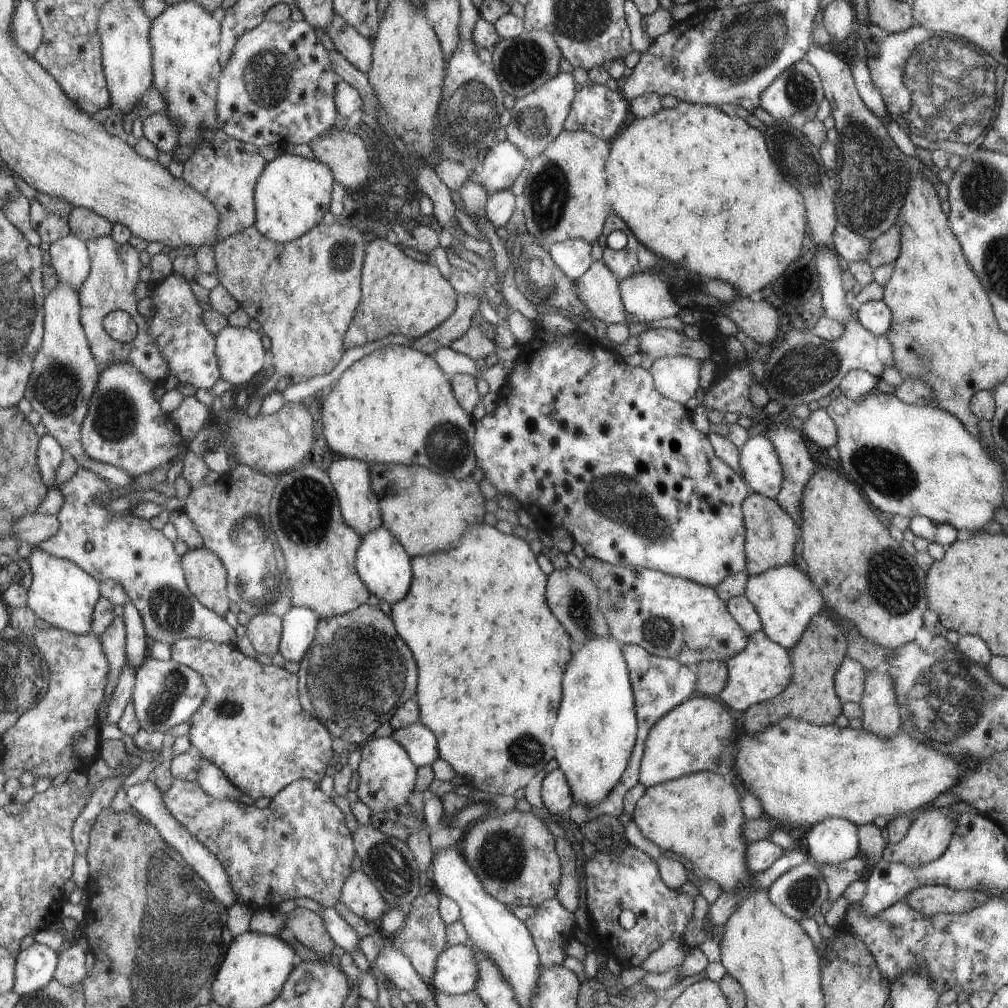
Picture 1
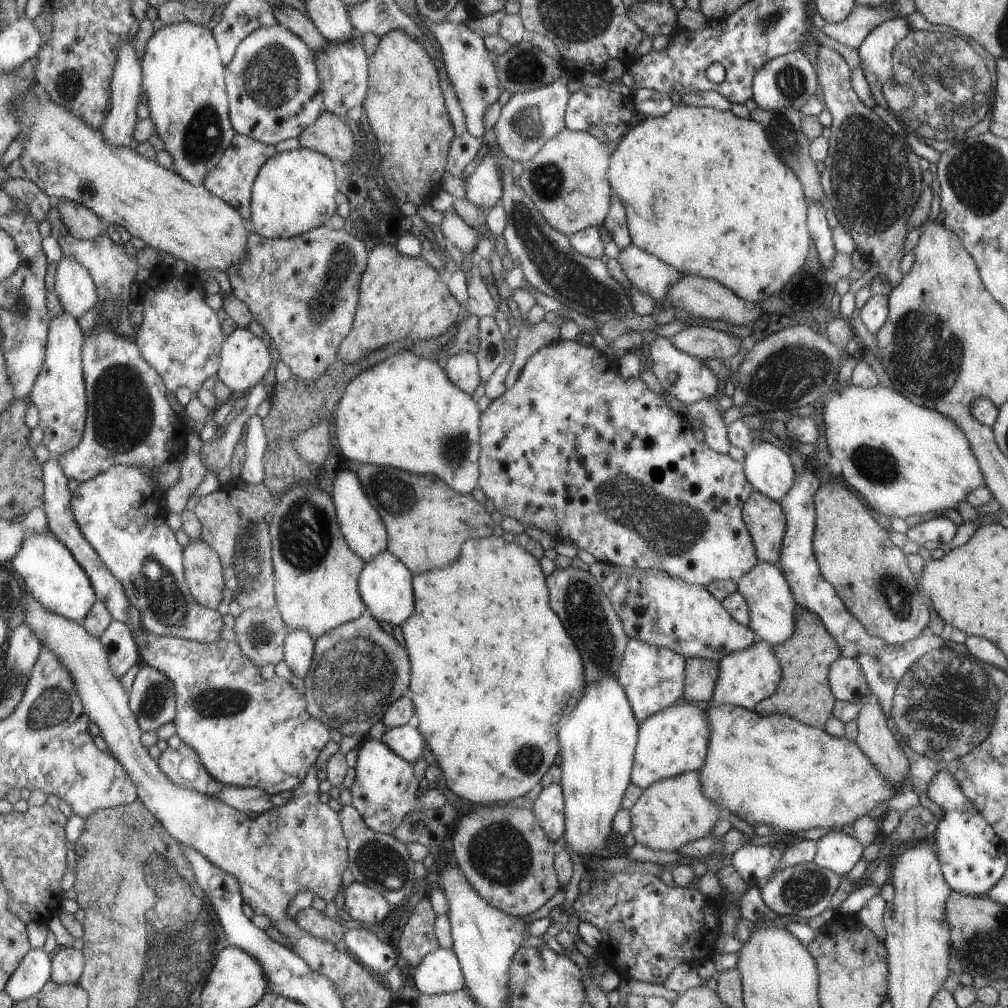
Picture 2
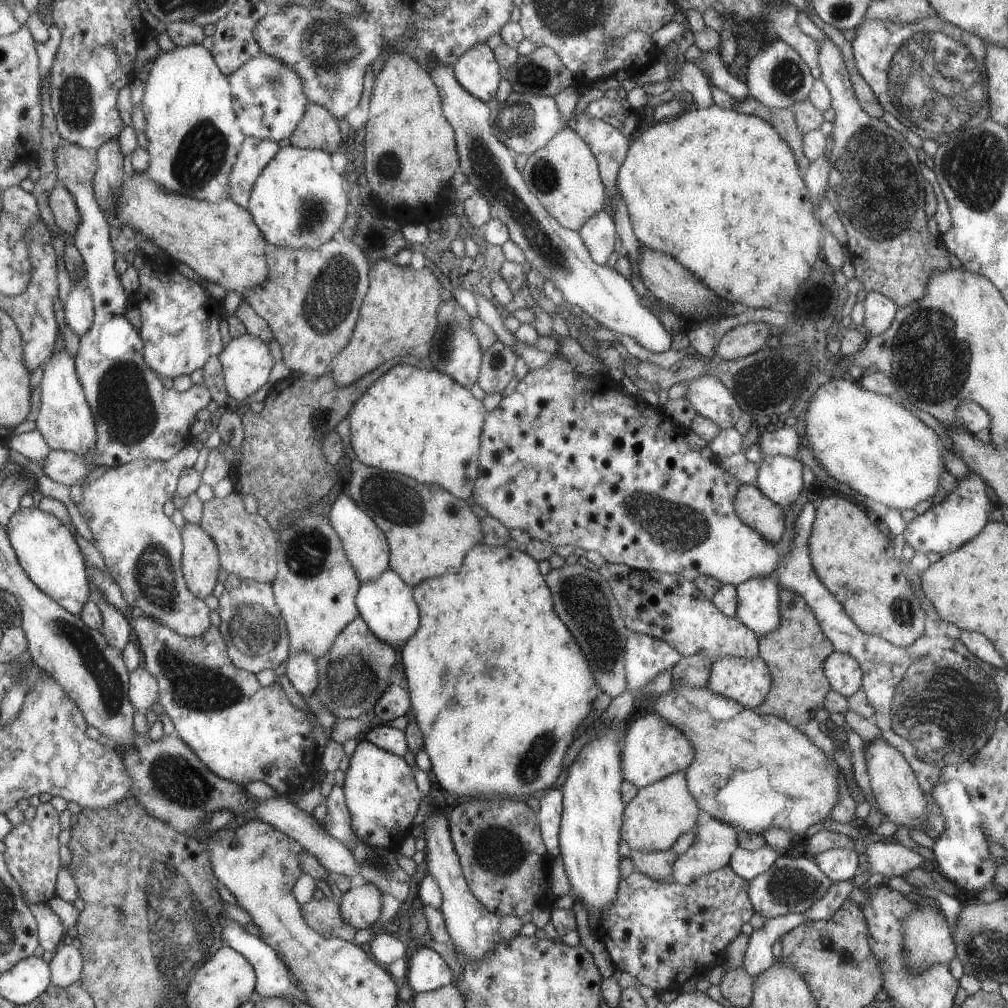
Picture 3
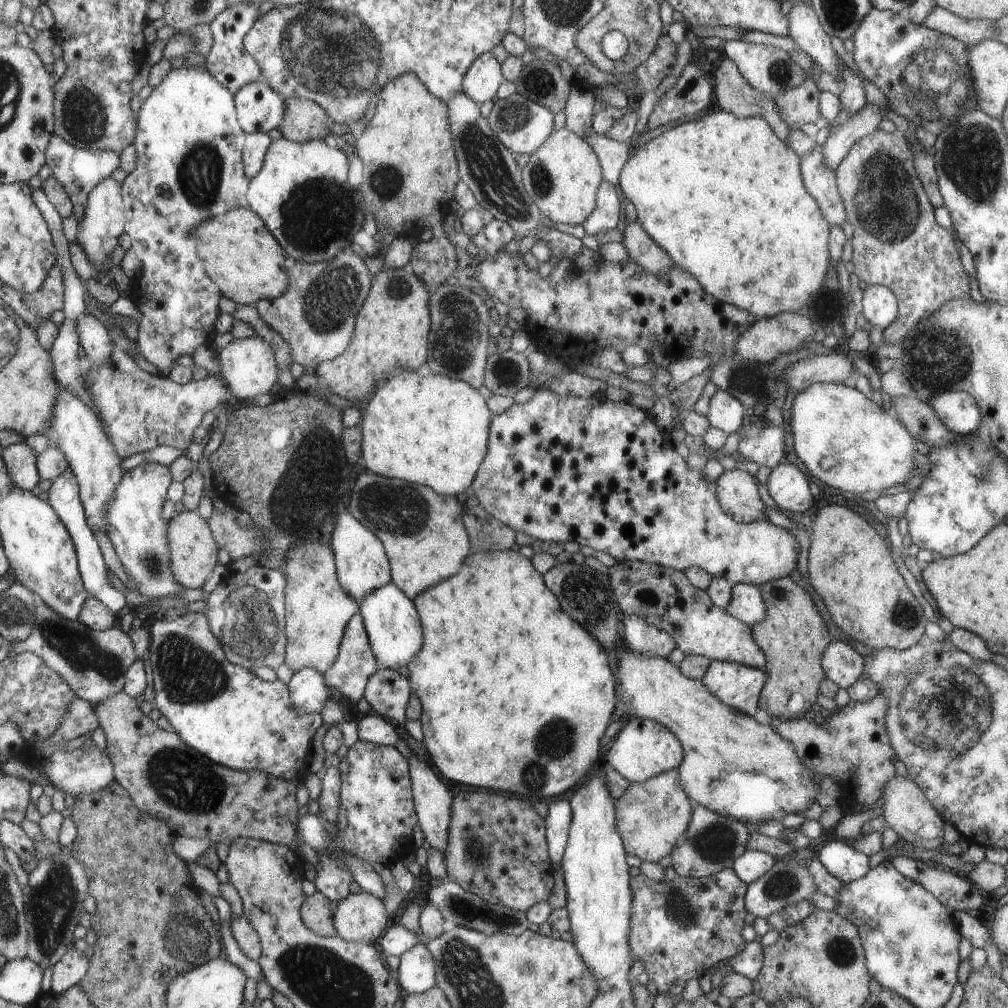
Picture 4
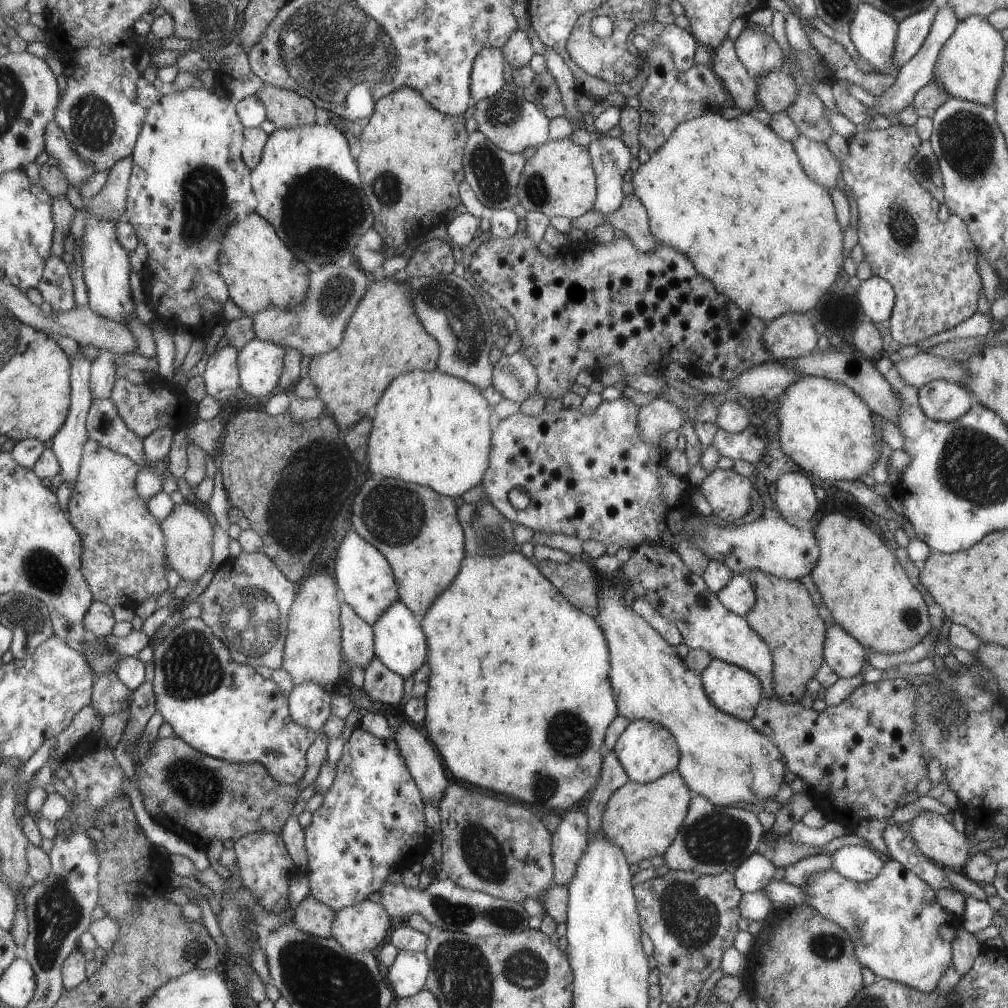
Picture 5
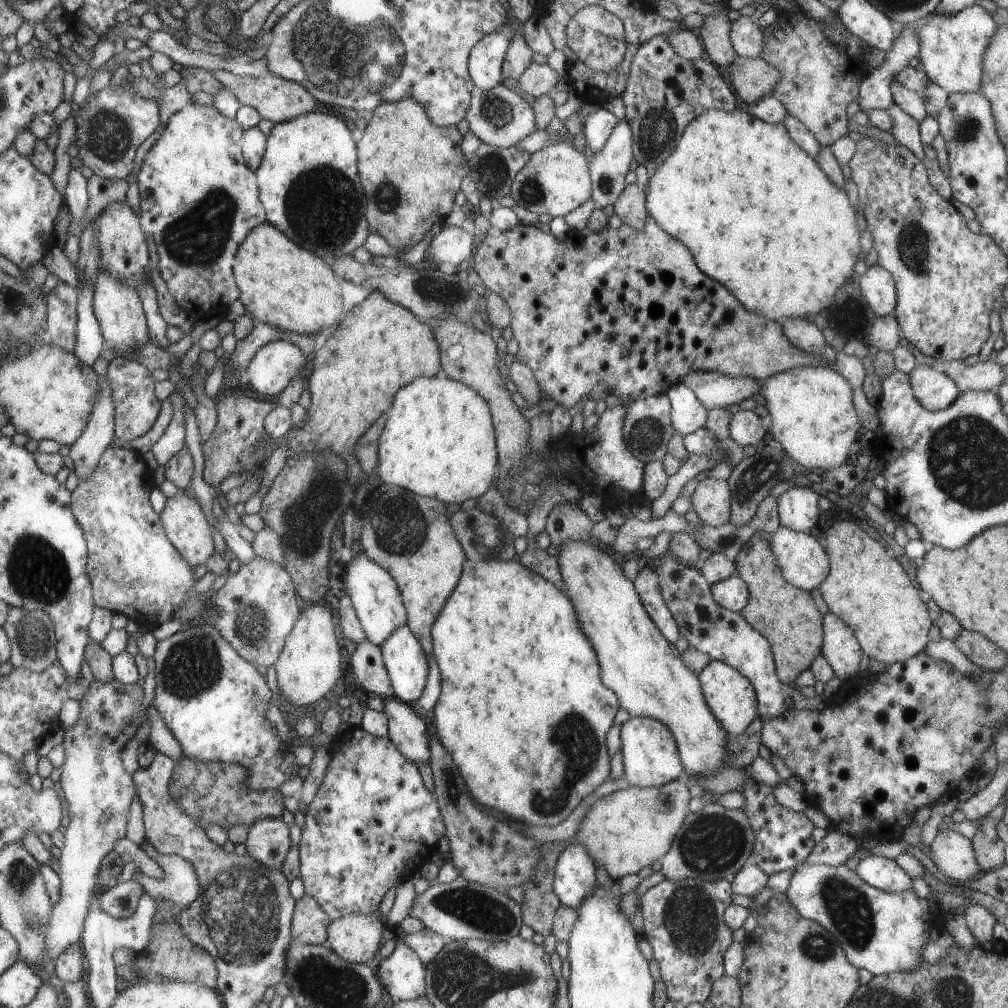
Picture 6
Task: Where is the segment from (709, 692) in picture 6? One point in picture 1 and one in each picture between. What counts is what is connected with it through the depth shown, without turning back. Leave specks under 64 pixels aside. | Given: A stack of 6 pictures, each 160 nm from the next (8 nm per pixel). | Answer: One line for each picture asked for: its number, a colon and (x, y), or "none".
1: (763, 669)
2: (745, 677)
3: (746, 681)
4: (738, 686)
5: (733, 690)

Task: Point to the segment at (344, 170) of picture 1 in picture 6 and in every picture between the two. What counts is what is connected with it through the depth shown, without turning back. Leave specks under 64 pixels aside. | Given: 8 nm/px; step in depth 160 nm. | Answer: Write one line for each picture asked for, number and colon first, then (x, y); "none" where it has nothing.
2: (329, 135)
3: (319, 129)
4: (305, 120)
5: (287, 109)
6: (278, 99)

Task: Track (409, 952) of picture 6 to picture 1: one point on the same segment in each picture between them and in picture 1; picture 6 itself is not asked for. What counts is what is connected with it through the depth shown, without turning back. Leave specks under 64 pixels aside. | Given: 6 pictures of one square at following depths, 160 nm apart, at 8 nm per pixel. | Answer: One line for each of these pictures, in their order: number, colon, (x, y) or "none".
1: (457, 971)
2: (439, 972)
3: (426, 970)
4: (417, 972)
5: (407, 975)

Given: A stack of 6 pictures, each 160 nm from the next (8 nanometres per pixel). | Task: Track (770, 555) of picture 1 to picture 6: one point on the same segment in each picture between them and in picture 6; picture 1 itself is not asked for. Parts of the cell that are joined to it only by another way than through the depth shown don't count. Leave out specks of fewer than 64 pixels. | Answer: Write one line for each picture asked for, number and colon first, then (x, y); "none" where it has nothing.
2: (764, 517)
3: (752, 506)
4: (737, 489)
5: (728, 494)
6: (709, 503)

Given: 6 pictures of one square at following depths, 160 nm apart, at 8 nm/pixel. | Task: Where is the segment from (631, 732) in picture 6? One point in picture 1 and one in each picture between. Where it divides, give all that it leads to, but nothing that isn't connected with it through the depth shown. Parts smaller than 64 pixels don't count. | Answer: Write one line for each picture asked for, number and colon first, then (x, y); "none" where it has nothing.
1: (701, 734)
2: (674, 740)
3: (652, 749)
4: (642, 749)
5: (646, 750)

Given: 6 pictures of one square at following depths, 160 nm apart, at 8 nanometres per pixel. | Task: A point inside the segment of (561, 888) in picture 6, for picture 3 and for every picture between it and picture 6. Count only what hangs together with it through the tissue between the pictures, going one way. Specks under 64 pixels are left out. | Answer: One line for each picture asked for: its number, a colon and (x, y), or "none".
3: (550, 809)
4: (559, 814)
5: (570, 836)

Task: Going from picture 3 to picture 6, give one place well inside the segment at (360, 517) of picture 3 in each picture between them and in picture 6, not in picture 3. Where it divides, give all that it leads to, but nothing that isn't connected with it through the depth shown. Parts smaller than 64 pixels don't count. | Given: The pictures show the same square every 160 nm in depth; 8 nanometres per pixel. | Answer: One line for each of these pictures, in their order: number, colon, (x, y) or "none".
4: (362, 562)
5: (364, 577)
6: (376, 596)

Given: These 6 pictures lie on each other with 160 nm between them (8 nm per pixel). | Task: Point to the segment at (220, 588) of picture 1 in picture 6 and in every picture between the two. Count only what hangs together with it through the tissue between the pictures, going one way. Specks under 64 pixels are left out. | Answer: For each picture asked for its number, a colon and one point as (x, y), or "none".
2: (204, 569)
3: (201, 561)
4: (194, 551)
5: (189, 533)
6: (186, 524)

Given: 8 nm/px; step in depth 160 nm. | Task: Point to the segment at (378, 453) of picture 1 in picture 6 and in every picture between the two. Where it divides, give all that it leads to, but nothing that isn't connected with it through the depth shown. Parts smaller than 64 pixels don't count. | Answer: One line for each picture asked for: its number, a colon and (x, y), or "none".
2: (404, 413)
3: (421, 423)
4: (430, 430)
5: (430, 428)
6: (439, 442)

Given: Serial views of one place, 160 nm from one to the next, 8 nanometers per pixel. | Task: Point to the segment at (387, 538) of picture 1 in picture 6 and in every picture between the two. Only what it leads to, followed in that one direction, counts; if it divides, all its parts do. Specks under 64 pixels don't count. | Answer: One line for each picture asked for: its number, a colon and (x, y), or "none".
2: (386, 585)
3: (387, 604)
4: (392, 622)
5: (400, 643)
6: (405, 658)

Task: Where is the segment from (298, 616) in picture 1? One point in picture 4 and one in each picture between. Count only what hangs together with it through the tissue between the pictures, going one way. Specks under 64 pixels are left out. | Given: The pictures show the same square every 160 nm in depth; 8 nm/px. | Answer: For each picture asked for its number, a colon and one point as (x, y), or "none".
2: (300, 646)
3: (302, 669)
4: (309, 691)

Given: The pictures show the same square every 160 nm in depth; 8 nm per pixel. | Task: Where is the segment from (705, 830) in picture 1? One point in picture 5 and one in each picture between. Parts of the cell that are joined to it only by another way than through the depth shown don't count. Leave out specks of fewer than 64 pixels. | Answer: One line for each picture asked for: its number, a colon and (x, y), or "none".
2: (672, 811)
3: (659, 813)
4: (651, 815)
5: (642, 819)

